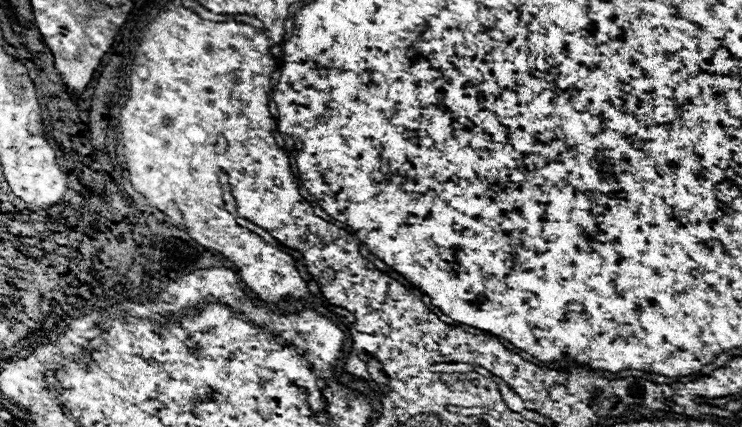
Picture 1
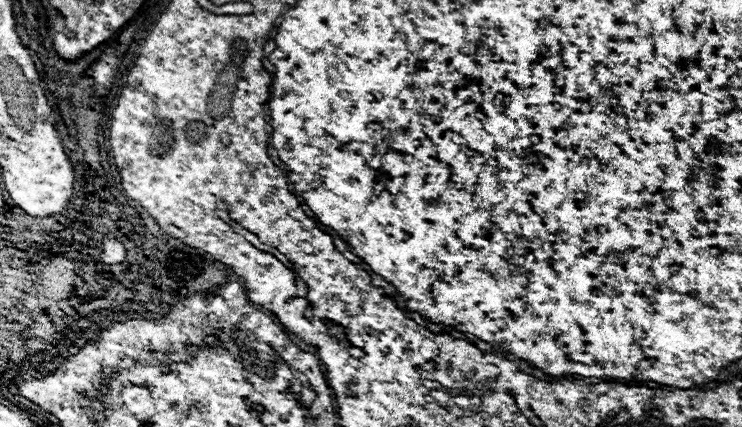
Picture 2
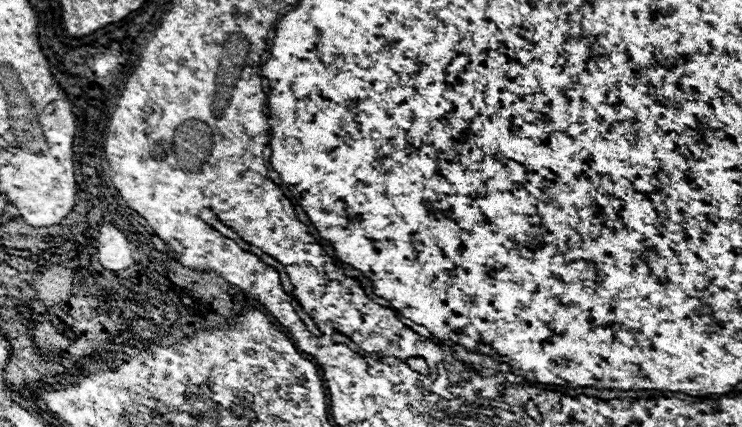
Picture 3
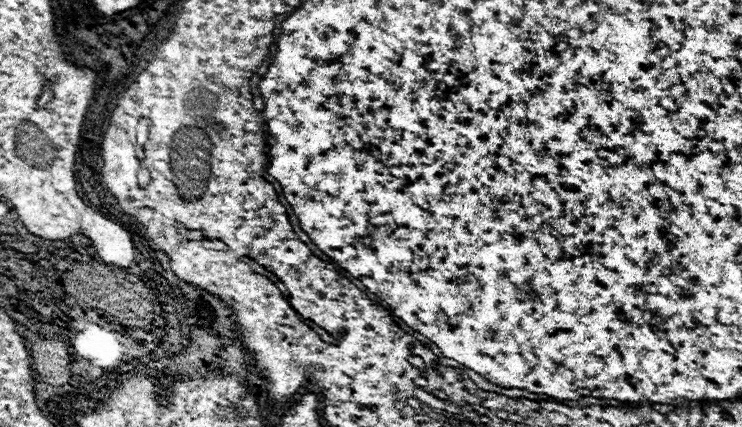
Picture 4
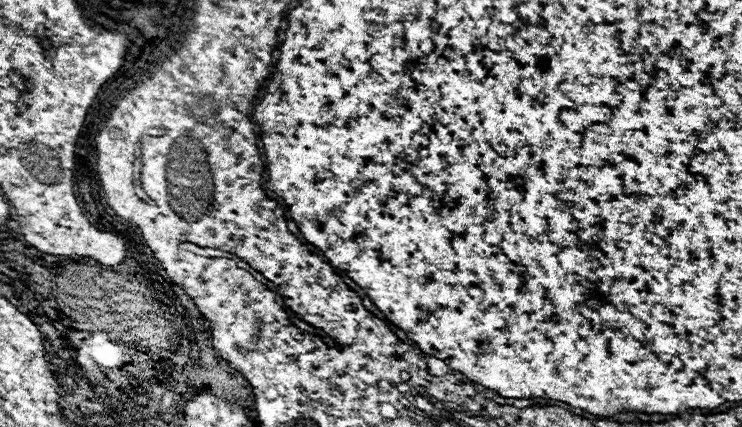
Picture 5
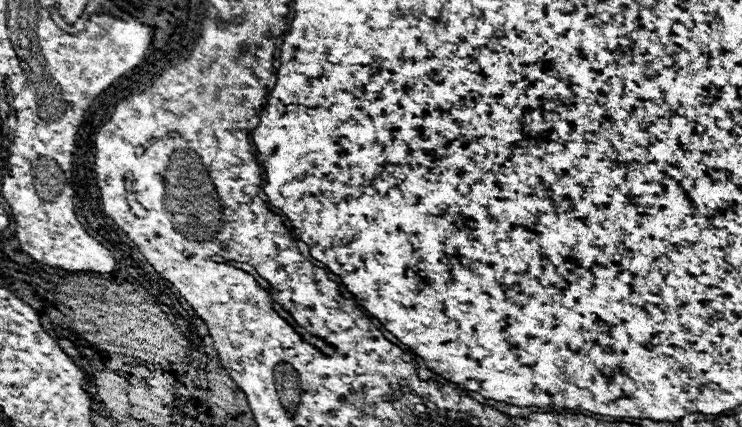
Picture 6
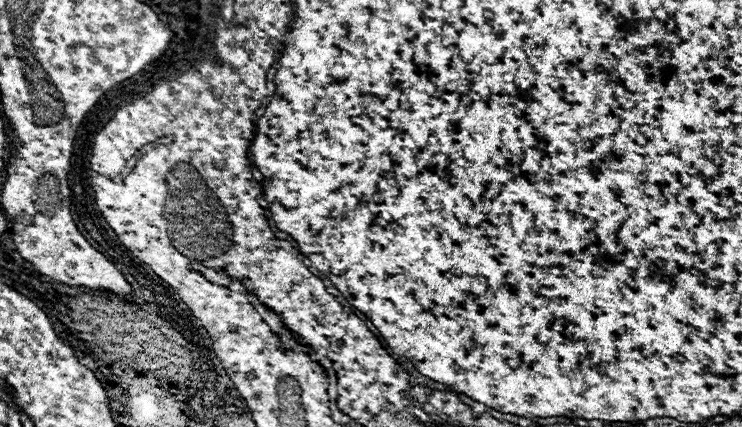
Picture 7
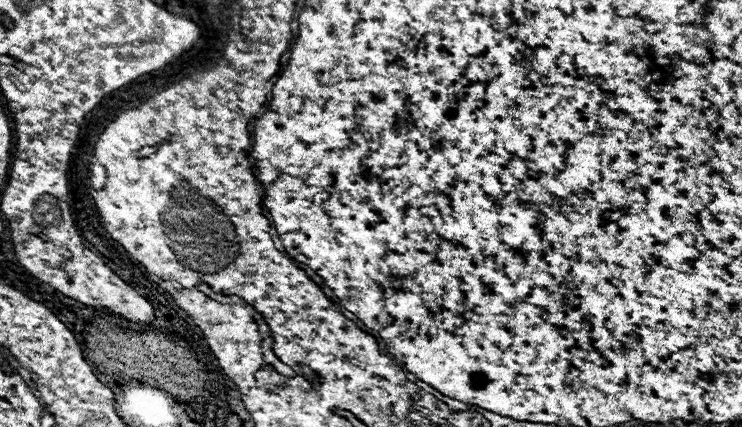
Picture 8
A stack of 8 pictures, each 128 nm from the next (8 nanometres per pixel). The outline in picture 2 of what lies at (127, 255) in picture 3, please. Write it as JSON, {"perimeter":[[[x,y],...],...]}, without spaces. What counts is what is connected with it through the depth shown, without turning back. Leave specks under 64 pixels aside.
{"perimeter":[[[106,236],[104,238],[104,254],[102,254],[102,260],[106,264],[118,264],[118,262],[124,262],[126,258],[126,250],[120,242],[116,242],[112,236]]]}

